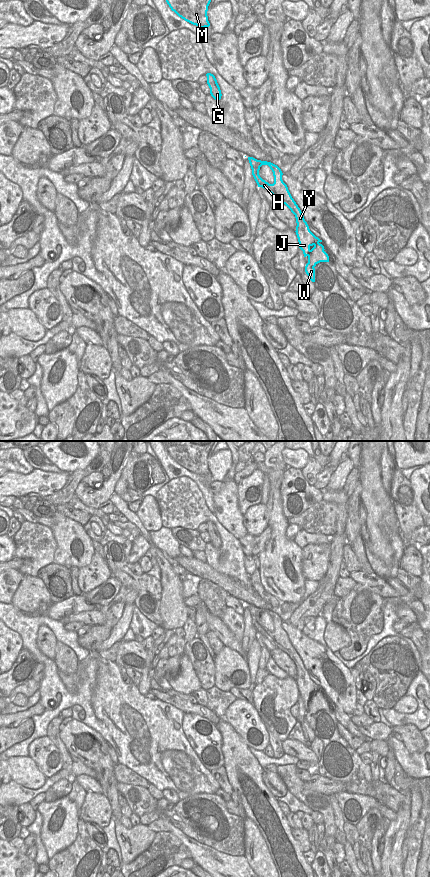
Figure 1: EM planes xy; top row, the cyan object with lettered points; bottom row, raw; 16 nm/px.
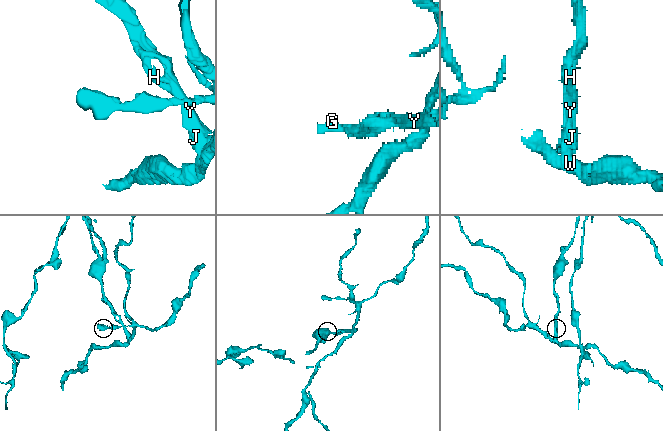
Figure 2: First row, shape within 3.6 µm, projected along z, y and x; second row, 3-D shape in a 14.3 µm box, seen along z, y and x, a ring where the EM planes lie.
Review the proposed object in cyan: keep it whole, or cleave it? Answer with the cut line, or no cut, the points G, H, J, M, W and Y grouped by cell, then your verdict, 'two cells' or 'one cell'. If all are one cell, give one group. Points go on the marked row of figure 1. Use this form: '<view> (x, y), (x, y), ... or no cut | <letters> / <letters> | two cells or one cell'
xy (307, 263), (313, 267) | G H J M Y / W | two cells

